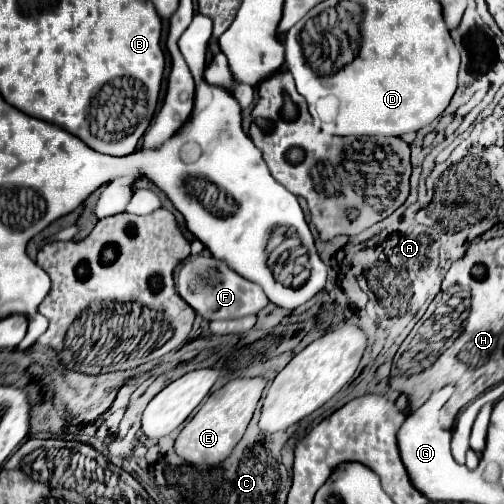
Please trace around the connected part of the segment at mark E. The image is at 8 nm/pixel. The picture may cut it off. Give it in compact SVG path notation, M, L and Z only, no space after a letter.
M236 378L220 390L212 392L196 416L182 428L176 438L174 450L190 464L218 464L230 456L230 450L246 432L246 426L256 410L256 404L266 386L264 378Z

